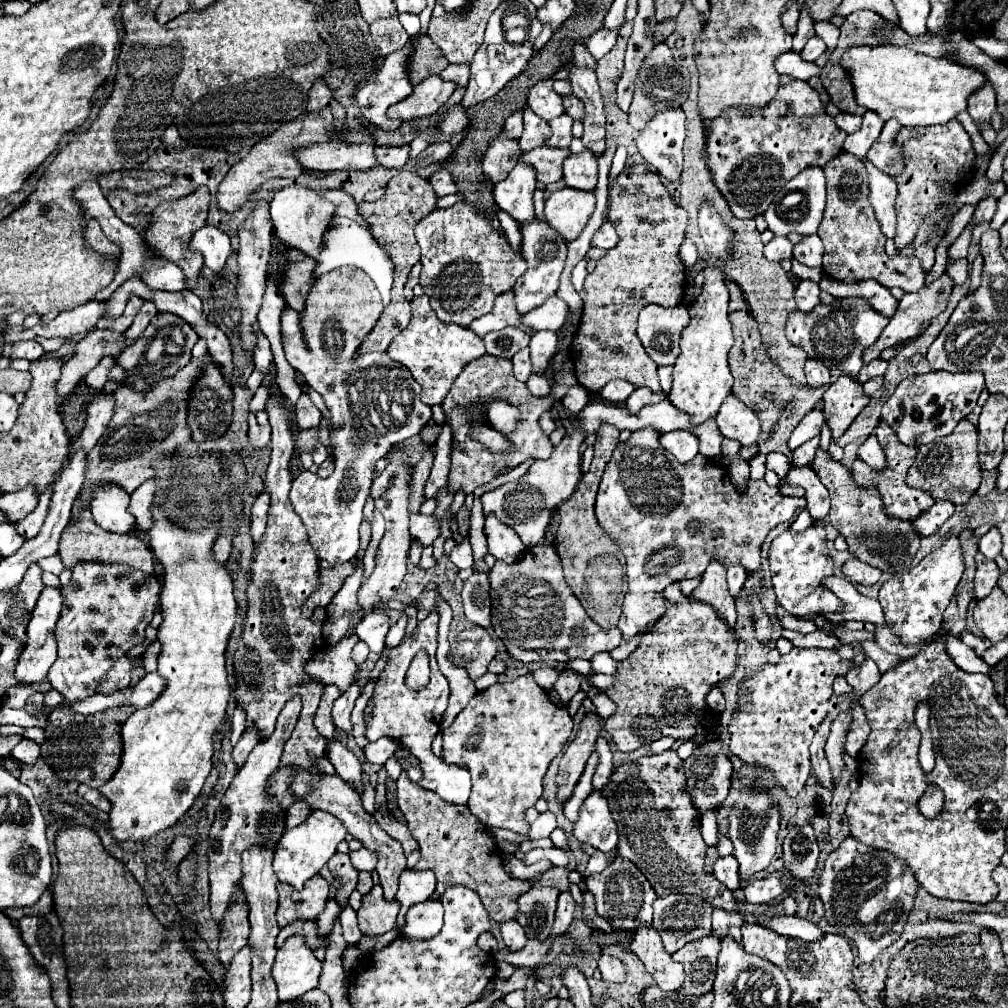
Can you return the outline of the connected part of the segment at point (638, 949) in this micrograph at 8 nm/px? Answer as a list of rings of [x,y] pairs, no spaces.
[[[640,925],[628,951],[638,955],[662,991],[676,991],[684,983],[684,967],[674,963],[672,957],[664,951],[662,939],[654,927]]]

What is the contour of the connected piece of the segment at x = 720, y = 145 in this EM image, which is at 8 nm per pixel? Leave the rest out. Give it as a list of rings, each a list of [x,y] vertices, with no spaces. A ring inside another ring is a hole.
[[[790,81],[782,85],[776,97],[760,109],[730,107],[716,119],[712,119],[704,137],[704,161],[712,173],[712,181],[730,205],[730,211],[738,219],[754,219],[762,215],[774,201],[774,195],[806,167],[824,167],[842,151],[846,133],[836,127],[834,119],[826,115],[818,93],[806,81]]]

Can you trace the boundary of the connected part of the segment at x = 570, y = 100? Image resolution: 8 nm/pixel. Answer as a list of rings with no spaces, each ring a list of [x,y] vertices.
[[[574,95],[564,97],[564,109],[572,119],[584,121],[584,105],[582,105],[582,101],[578,97],[574,97]]]

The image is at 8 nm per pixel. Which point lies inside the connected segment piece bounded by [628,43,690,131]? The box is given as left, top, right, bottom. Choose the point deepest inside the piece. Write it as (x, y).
(662, 82)

